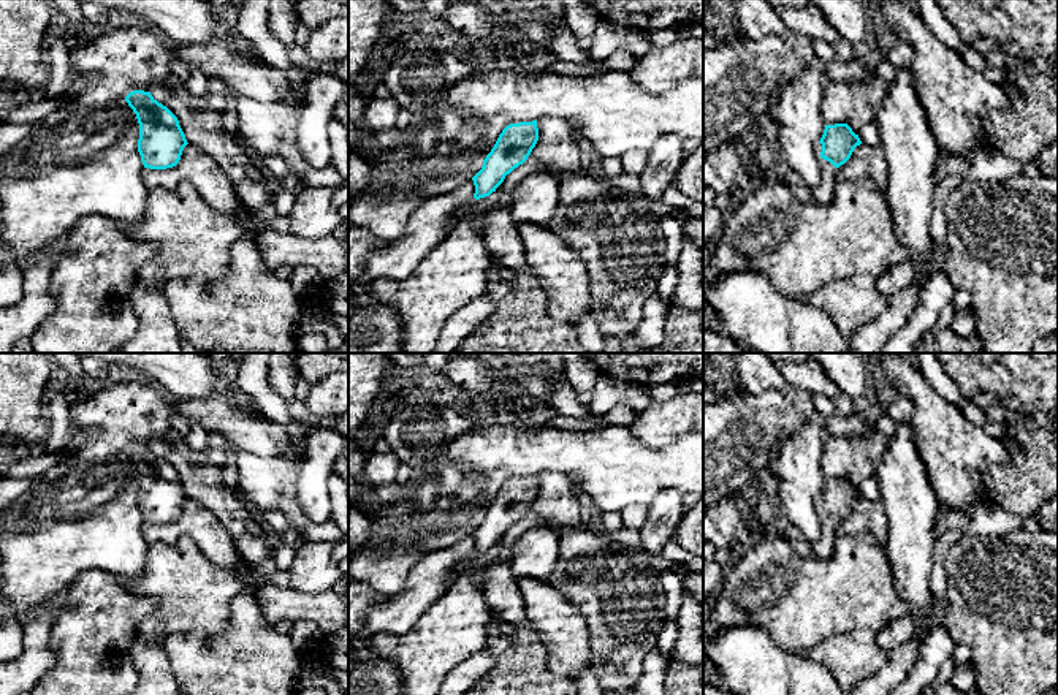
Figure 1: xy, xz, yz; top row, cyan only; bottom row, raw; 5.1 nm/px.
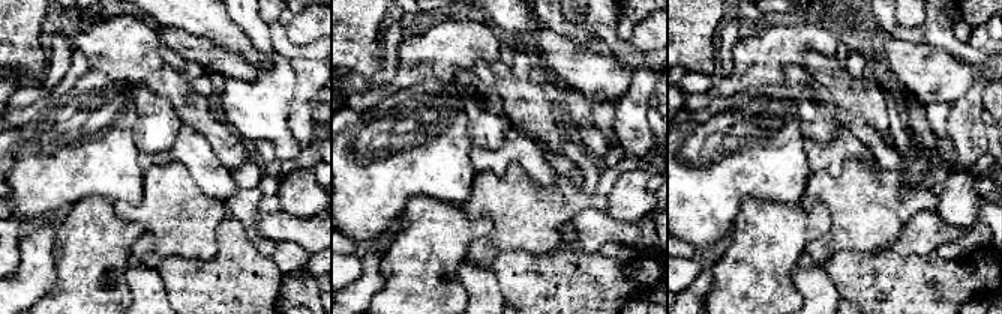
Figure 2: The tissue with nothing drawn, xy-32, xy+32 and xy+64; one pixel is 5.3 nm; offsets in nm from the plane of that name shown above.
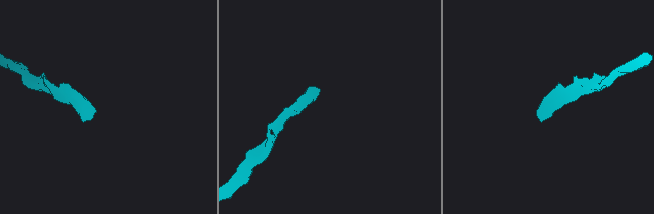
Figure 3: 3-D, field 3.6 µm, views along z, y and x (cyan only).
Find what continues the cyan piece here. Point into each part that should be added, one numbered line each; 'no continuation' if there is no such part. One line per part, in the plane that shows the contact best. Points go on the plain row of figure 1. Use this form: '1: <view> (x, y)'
1: yz (822, 548)

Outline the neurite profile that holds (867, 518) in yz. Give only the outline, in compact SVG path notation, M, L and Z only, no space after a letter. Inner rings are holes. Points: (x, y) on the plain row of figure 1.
M860 499L854 503L851 513L836 522L836 535L863 537L873 535L881 546L887 545L889 526L881 502Z

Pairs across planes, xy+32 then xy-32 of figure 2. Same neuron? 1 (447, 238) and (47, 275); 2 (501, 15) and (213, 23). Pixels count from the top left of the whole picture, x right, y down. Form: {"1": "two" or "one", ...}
{"1": "two", "2": "one"}

